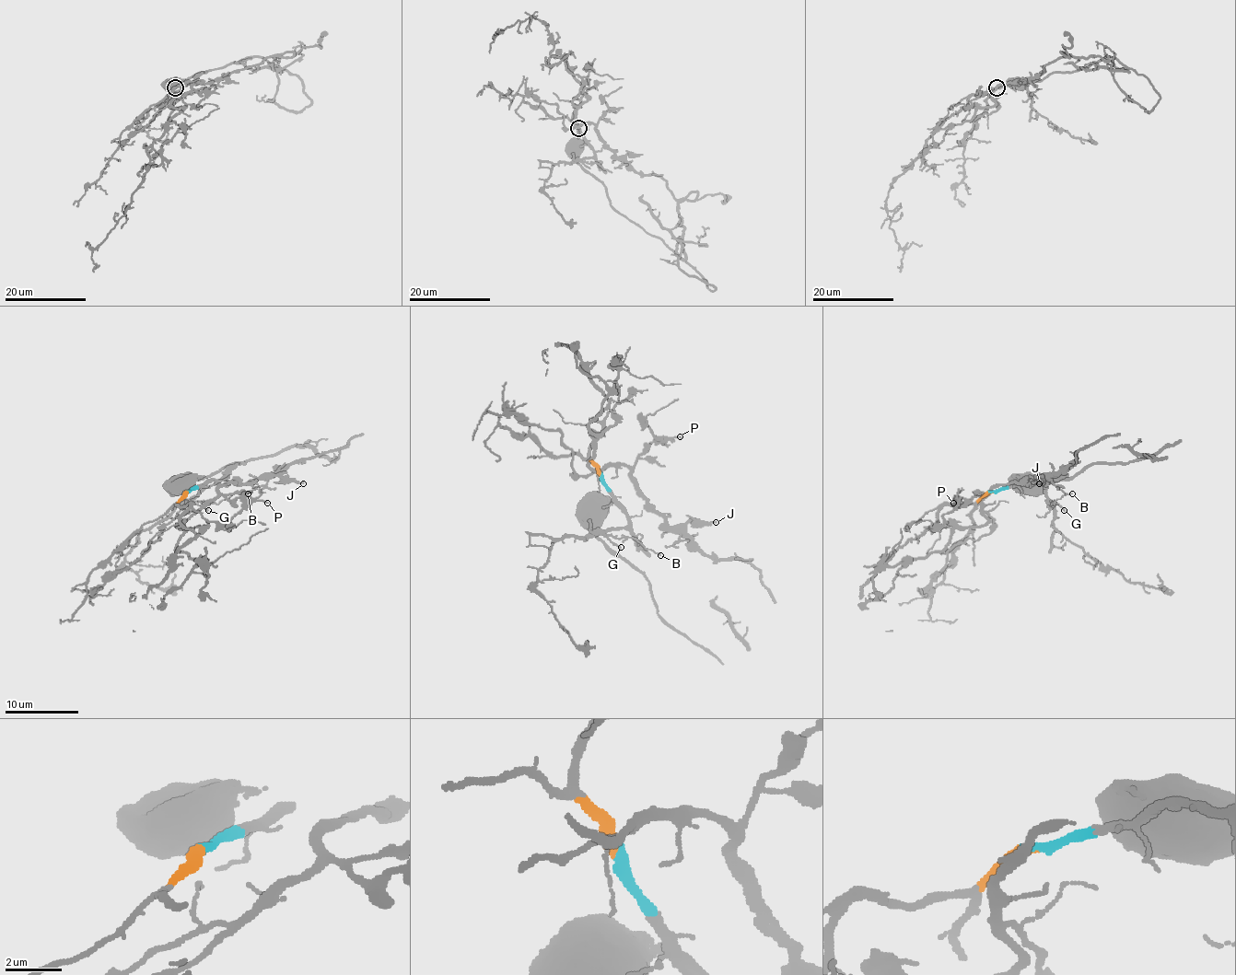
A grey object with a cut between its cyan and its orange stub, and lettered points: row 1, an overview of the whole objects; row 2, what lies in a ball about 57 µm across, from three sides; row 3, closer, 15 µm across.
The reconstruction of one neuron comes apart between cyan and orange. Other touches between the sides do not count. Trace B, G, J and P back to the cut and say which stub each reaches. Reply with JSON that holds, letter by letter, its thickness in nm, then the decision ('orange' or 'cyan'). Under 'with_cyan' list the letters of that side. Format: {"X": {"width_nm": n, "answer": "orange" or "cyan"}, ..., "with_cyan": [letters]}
{"B": {"width_nm": 90, "answer": "cyan"}, "G": {"width_nm": 100, "answer": "cyan"}, "J": {"width_nm": 140, "answer": "orange"}, "P": {"width_nm": 150, "answer": "orange"}, "with_cyan": ["B", "G"]}

